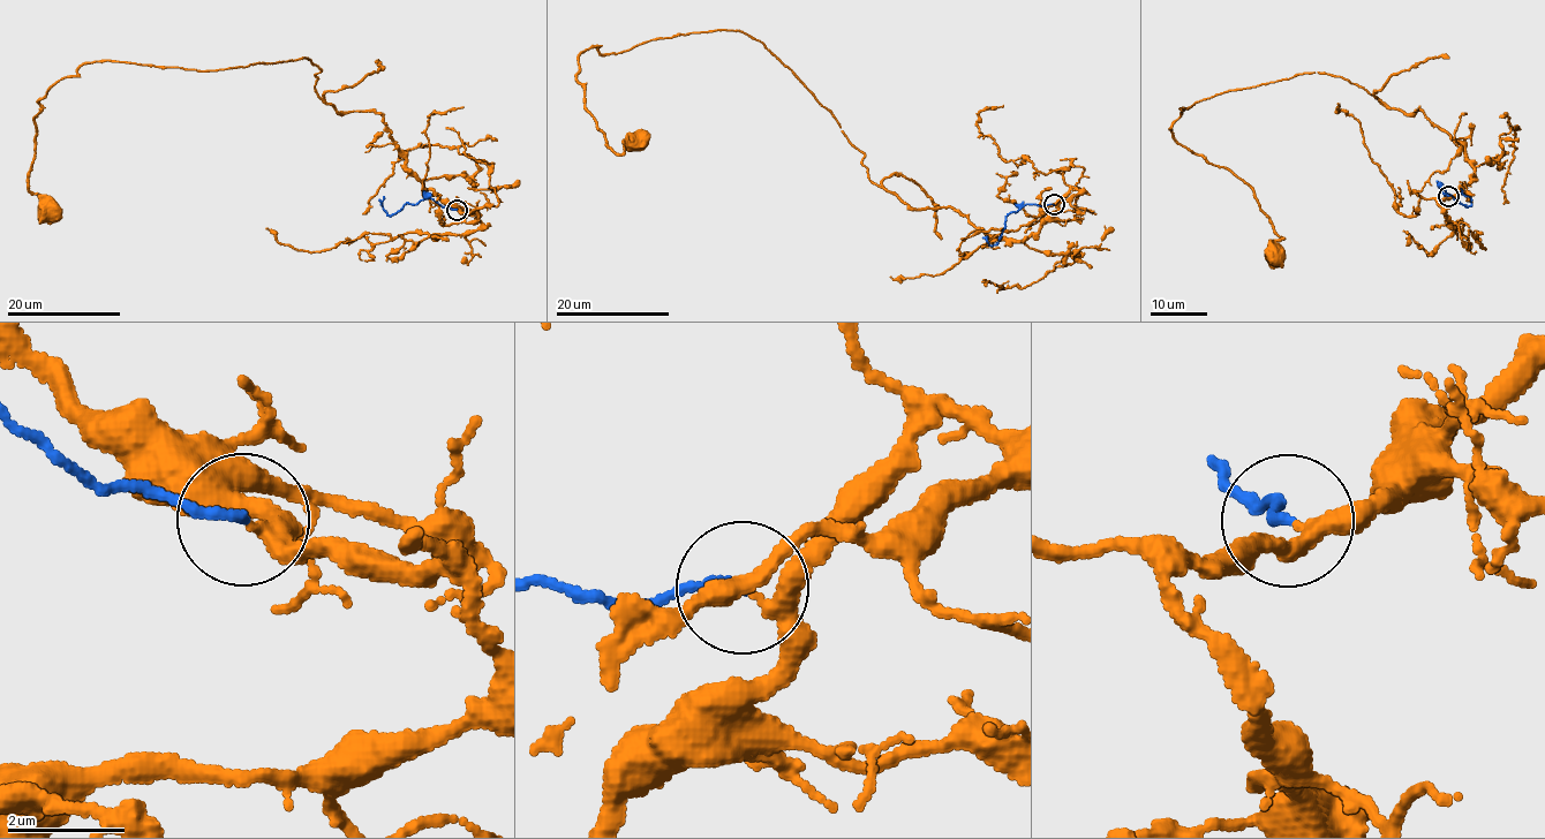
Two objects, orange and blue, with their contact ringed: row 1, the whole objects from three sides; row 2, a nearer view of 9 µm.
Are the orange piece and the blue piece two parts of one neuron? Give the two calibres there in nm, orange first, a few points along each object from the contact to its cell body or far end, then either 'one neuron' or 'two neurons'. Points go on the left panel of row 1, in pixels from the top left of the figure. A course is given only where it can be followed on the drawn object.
calibres 240 and 150 nm; course orange (457, 210), (409, 172), (382, 114), (324, 103), (307, 57), (82, 66), (34, 118), (28, 186), (49, 211); course blue (456, 210), (423, 198), (389, 214), (382, 203), (384, 196); one neuron

